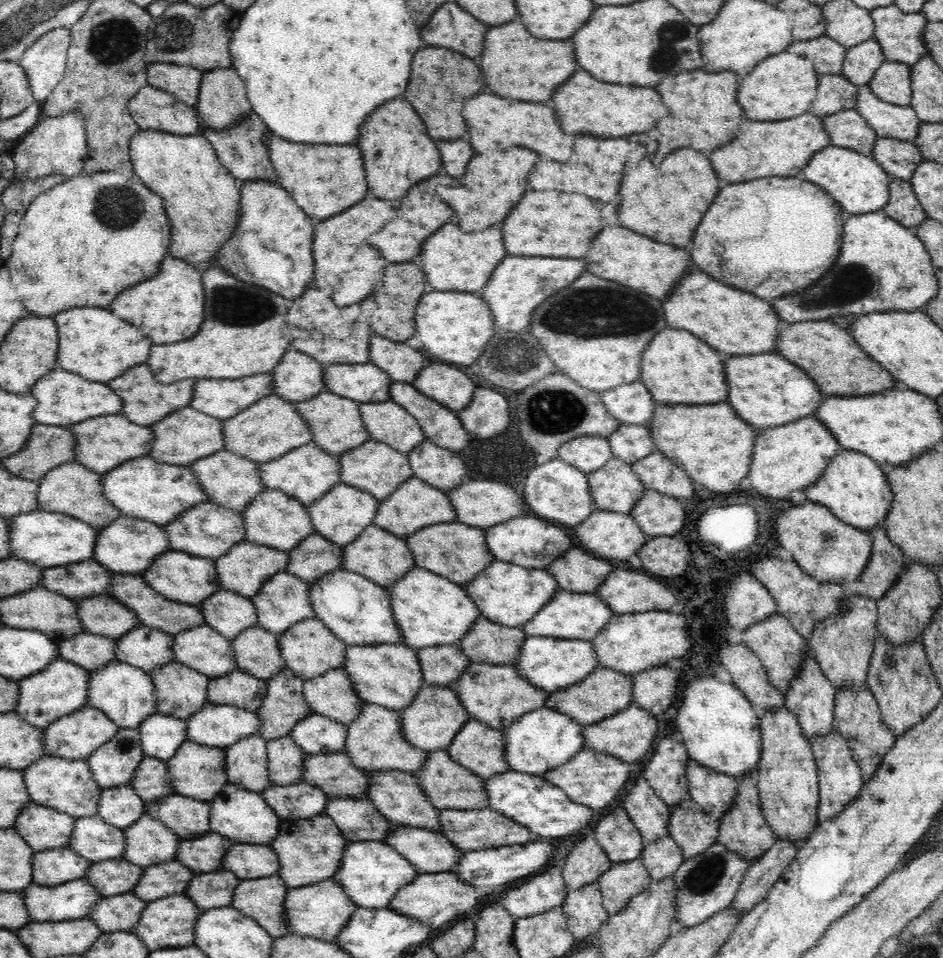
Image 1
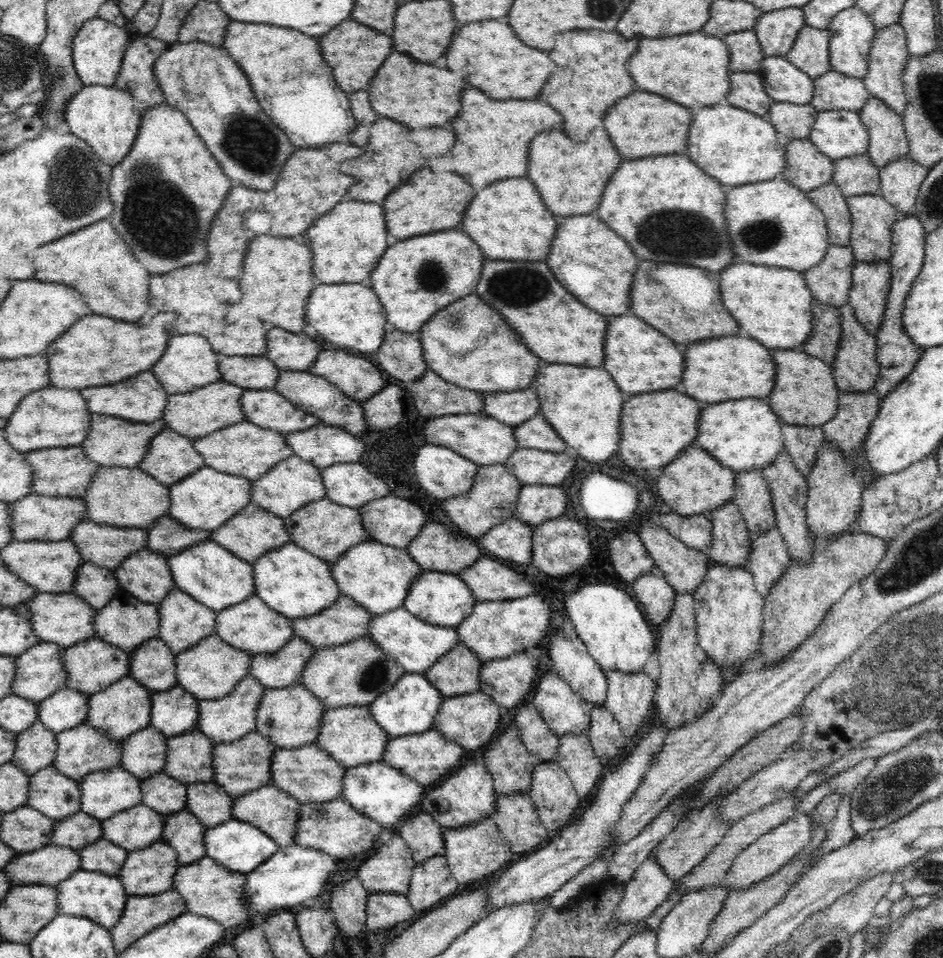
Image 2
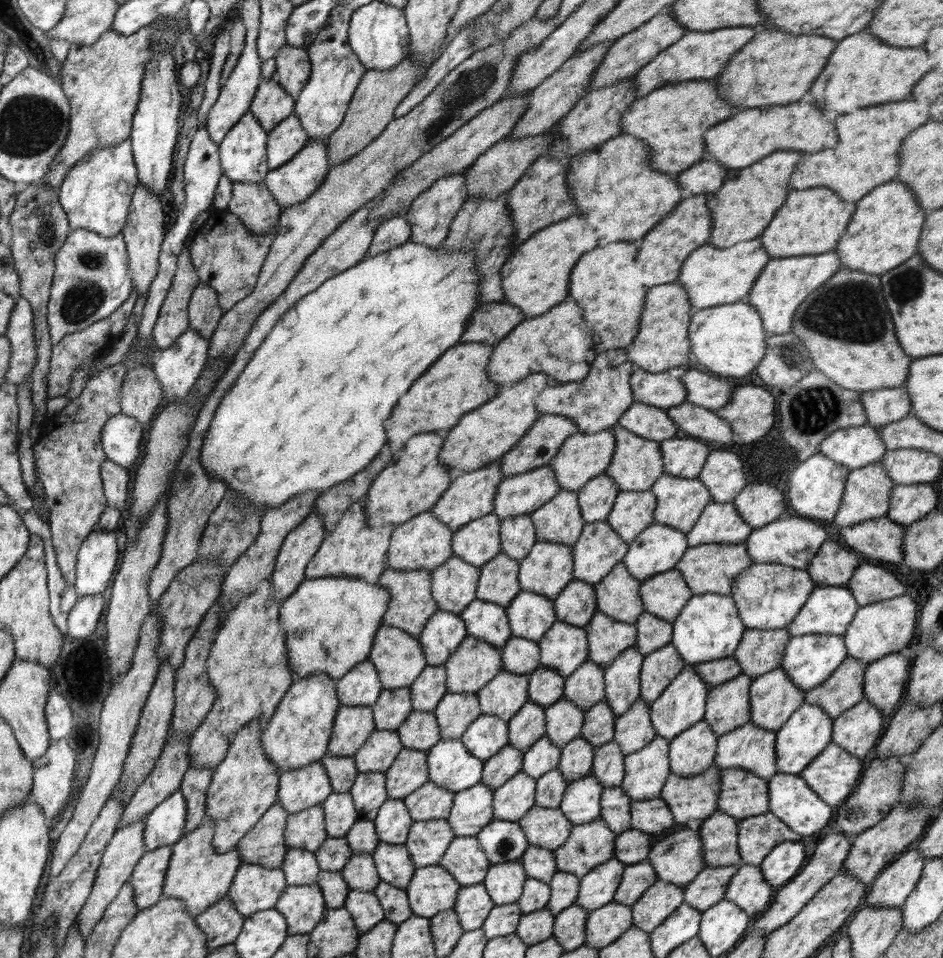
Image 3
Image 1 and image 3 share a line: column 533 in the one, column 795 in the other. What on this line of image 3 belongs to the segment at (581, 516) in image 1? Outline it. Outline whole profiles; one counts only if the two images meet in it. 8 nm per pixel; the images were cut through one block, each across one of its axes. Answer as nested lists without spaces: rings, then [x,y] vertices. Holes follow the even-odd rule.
[[[819,454],[810,456],[806,461],[798,464],[798,468],[792,470],[788,482],[790,488],[784,492],[784,498],[788,499],[790,506],[796,510],[800,517],[833,521],[838,508],[840,508],[842,496],[844,496],[848,474],[850,474],[850,469],[842,463],[838,464],[832,459]]]

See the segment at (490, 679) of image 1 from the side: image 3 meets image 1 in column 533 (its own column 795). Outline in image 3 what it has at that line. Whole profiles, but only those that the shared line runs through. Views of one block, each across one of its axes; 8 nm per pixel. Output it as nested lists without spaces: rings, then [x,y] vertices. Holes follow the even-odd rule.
[[[782,667],[754,678],[750,686],[750,722],[778,731],[801,704],[805,692],[792,683]]]

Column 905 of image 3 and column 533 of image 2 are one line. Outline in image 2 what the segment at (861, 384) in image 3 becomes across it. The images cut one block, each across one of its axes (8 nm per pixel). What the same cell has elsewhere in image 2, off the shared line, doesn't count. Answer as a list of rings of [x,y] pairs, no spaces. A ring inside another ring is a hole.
[[[476,293],[438,310],[416,334],[424,347],[428,368],[460,388],[485,392],[527,389],[534,382],[542,360],[532,353],[518,331]]]

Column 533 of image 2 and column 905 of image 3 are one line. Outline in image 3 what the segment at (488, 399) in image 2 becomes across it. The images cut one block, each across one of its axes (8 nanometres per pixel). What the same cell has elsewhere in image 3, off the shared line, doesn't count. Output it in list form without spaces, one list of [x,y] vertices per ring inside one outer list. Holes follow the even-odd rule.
[[[904,386],[896,388],[882,388],[861,392],[862,407],[866,409],[868,423],[879,426],[898,422],[912,413],[910,395]]]

